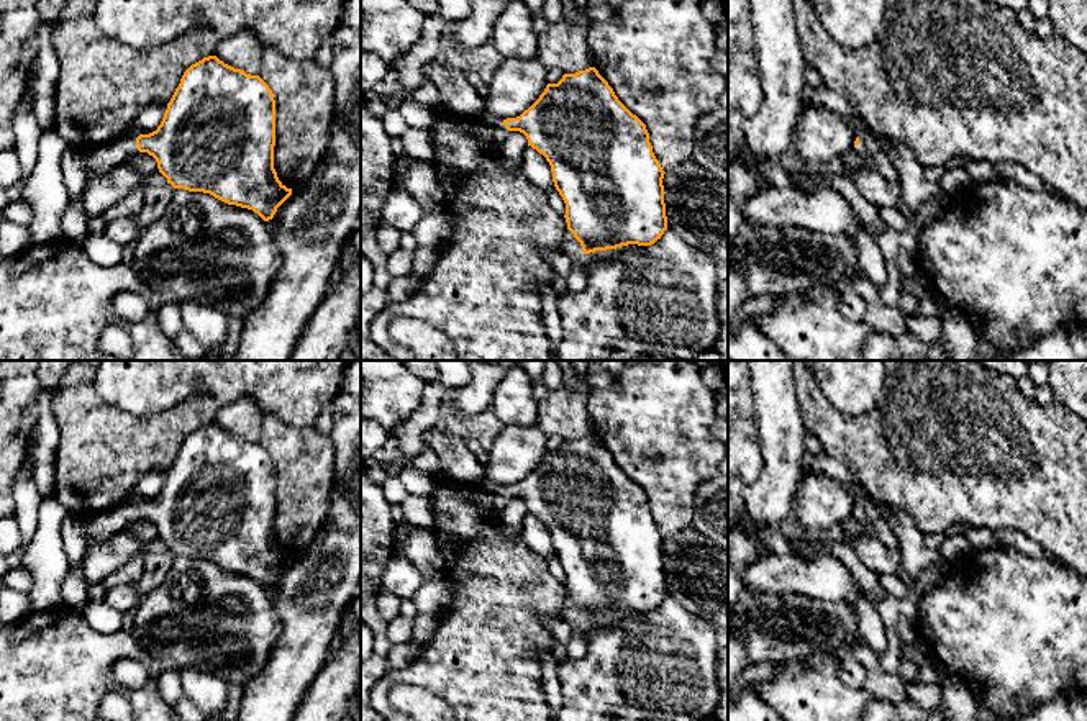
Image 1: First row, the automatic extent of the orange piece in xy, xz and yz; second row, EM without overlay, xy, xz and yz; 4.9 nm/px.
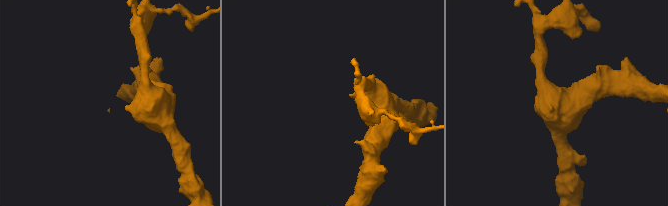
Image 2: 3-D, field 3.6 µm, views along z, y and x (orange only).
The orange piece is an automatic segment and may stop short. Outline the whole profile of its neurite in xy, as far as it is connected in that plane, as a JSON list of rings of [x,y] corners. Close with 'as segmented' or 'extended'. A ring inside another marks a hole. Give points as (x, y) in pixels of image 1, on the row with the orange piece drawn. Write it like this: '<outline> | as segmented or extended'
[[[216,56],[192,64],[182,75],[164,118],[156,131],[126,134],[84,151],[87,179],[110,174],[130,162],[139,151],[157,162],[159,172],[174,188],[210,193],[215,198],[252,210],[264,221],[292,195],[274,169],[275,100],[269,85],[259,77],[234,69]]] | extended

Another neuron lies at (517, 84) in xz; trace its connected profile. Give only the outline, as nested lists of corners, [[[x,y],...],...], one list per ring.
[[[505,59],[489,82],[485,111],[507,120],[528,110],[548,85],[548,67],[538,59]]]

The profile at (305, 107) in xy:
[[[272,46],[264,49],[259,77],[275,100],[274,169],[295,190],[312,179],[330,146],[334,80],[315,59],[290,59]]]

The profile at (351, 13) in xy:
[[[346,0],[341,25],[361,31],[361,0]]]

